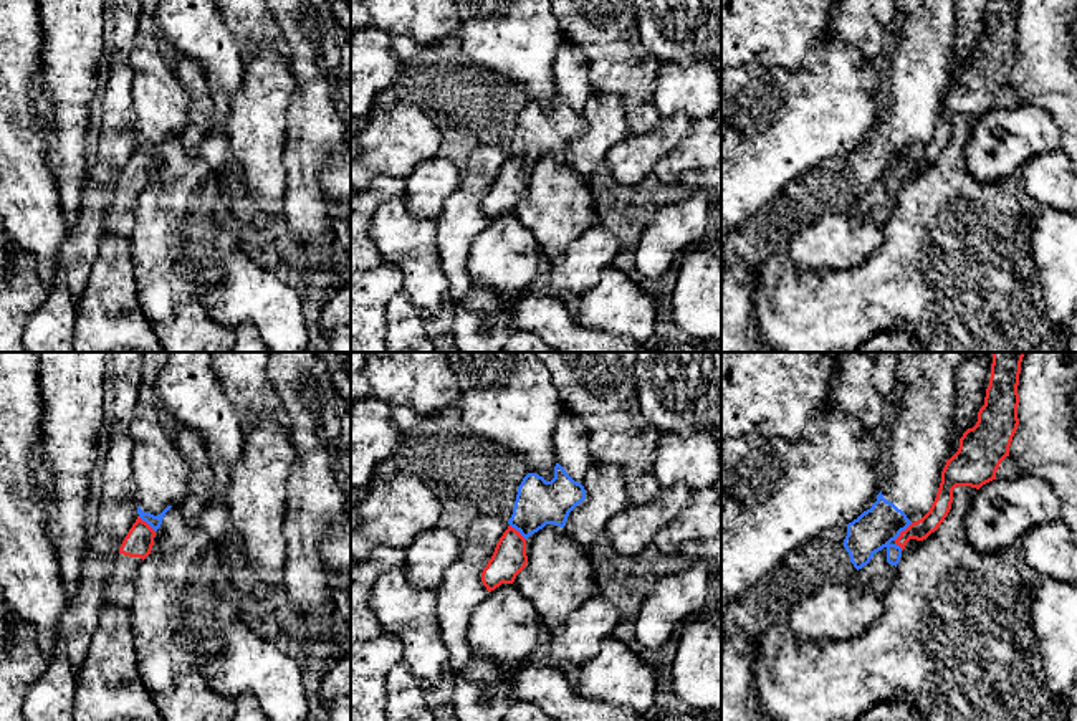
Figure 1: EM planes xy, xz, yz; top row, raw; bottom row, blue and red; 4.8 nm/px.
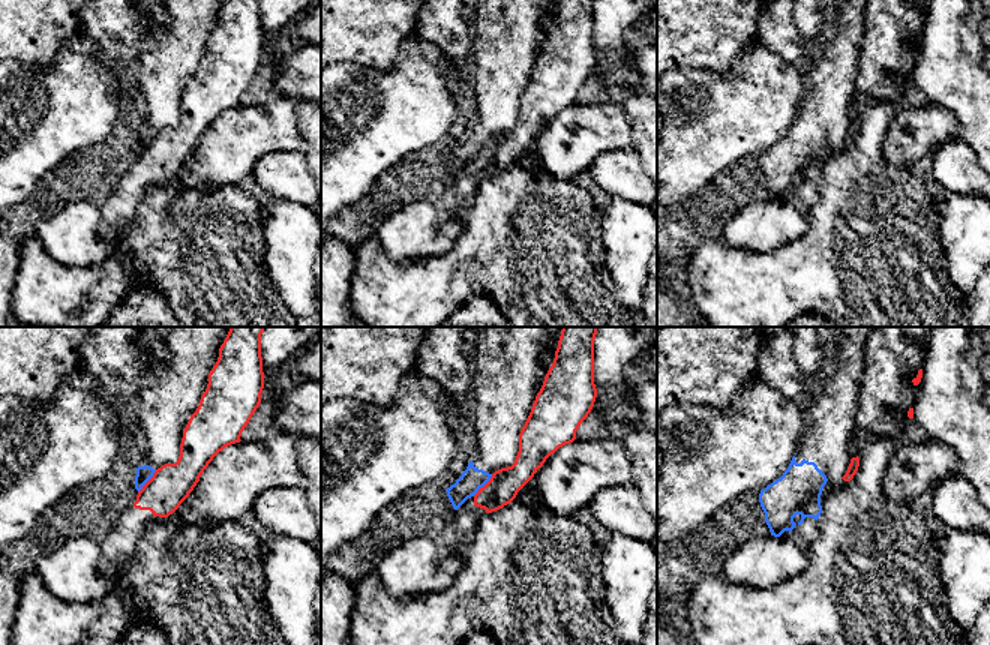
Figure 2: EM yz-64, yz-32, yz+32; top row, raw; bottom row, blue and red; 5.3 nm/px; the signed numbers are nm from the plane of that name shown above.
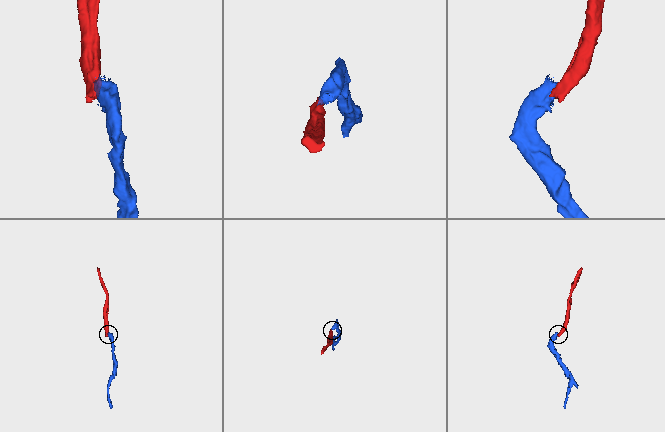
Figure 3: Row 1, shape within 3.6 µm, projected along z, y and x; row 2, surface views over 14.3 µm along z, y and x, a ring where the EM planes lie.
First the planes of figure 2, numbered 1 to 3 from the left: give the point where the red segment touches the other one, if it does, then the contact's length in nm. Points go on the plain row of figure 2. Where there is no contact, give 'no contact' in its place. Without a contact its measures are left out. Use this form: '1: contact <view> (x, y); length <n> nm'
1: contact yz-64 (147, 144); length 160 nm
2: contact yz-32 (483, 149); length 160 nm
3: no contact

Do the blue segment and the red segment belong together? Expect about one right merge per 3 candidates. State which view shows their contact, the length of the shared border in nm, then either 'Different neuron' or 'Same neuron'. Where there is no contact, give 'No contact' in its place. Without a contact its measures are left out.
Touches blue in yz. Shared border 130 nm. Different neuron

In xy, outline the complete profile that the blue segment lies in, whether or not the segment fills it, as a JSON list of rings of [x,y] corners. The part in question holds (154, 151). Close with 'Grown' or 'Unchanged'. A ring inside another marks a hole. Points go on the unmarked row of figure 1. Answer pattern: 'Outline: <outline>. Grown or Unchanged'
Outline: [[[142,0],[139,30],[129,55],[134,73],[132,126],[139,147],[154,160],[170,137],[180,137],[185,131],[190,103],[175,71],[164,61],[157,5],[159,0]]]. Grown

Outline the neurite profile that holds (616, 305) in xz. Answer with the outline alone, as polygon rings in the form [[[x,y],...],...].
[[[614,265],[606,266],[594,288],[581,294],[577,319],[587,329],[624,336],[644,346],[652,339],[658,303]]]

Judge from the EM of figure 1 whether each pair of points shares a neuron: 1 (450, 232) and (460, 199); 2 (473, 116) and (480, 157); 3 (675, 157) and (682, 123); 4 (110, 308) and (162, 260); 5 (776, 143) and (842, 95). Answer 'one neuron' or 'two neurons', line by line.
1: one neuron
2: two neurons
3: two neurons
4: two neurons
5: one neuron

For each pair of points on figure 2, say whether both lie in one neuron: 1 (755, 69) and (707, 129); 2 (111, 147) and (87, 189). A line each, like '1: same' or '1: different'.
1: same
2: same

